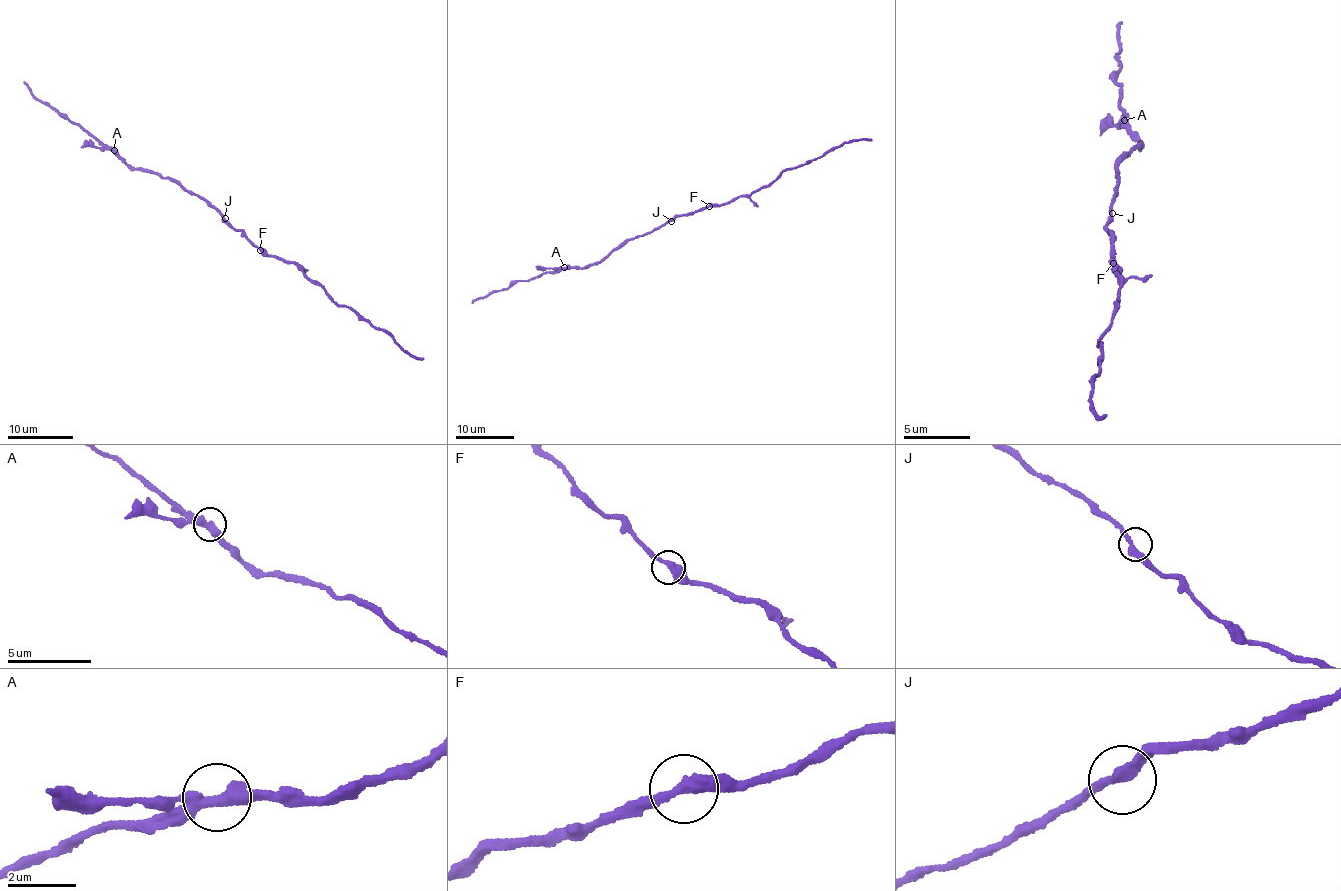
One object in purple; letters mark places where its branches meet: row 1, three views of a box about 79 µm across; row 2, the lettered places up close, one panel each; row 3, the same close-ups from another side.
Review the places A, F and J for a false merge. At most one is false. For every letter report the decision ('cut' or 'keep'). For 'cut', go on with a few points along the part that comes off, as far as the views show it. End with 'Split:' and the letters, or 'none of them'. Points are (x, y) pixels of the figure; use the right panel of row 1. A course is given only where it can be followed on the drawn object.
A: cut; course (1123, 120), (1099, 134)
F: keep
J: keep
Split: A

